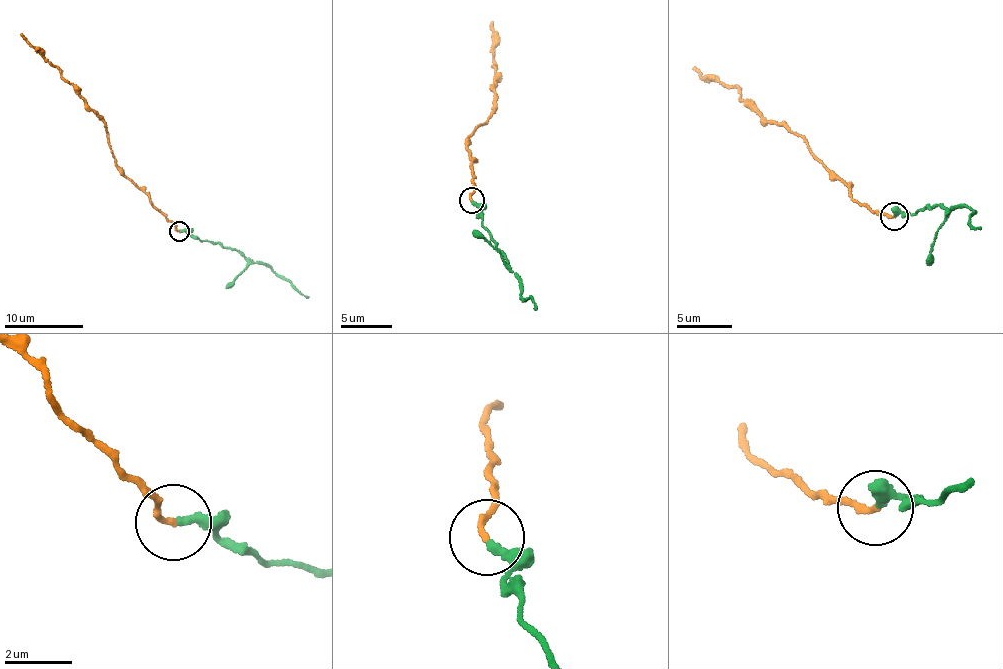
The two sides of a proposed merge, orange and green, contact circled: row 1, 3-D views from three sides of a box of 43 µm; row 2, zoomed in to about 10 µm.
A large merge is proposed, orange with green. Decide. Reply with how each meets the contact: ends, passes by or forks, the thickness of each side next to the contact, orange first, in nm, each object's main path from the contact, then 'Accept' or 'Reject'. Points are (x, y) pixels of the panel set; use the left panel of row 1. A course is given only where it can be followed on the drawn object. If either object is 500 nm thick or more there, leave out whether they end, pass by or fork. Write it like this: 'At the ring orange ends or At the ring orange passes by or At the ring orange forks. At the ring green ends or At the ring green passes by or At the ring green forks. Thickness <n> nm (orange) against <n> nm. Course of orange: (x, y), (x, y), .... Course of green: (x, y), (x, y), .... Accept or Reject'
At the ring orange ends. At the ring green ends. Thickness 180 nm (orange) against 240 nm. Course of orange: (179, 231), (117, 165), (107, 132), (95, 112), (21, 34). Course of green: (180, 232), (218, 243), (254, 262), (268, 266), (308, 297). Accept

